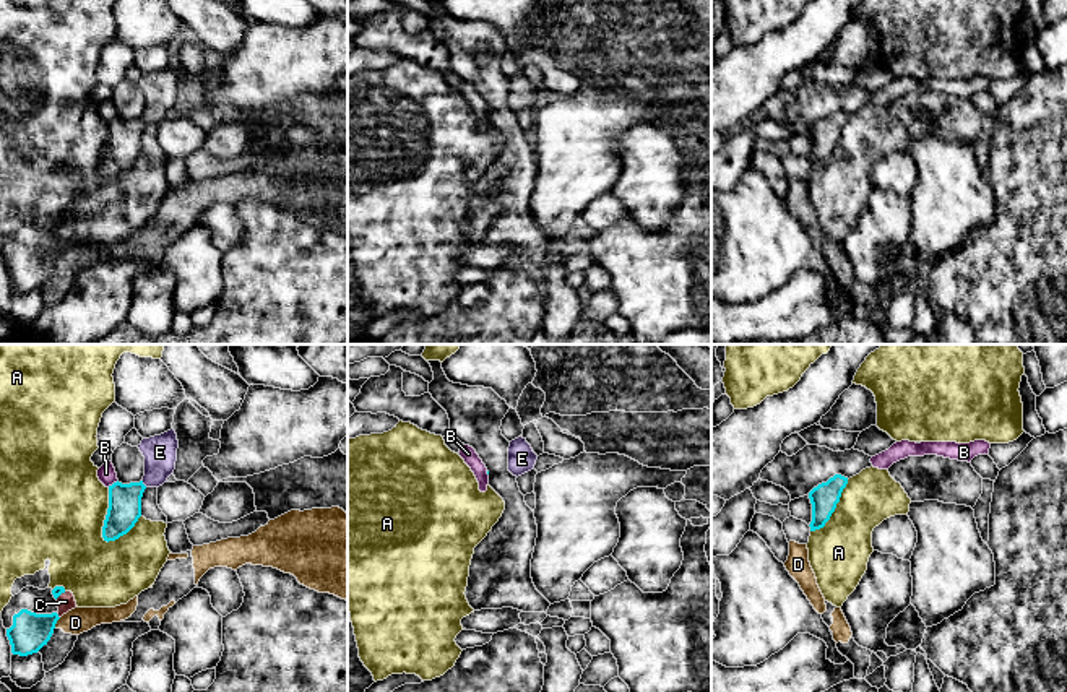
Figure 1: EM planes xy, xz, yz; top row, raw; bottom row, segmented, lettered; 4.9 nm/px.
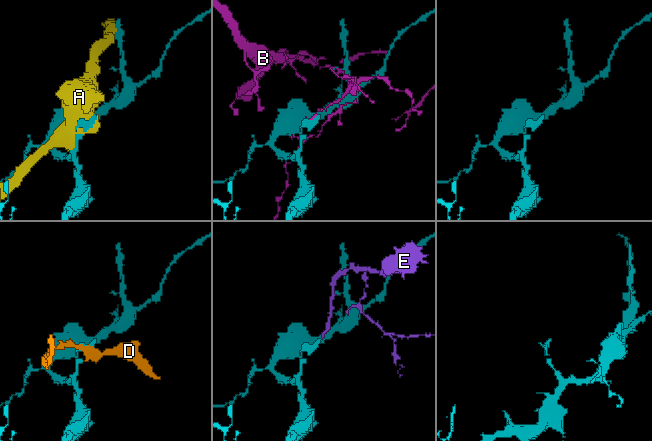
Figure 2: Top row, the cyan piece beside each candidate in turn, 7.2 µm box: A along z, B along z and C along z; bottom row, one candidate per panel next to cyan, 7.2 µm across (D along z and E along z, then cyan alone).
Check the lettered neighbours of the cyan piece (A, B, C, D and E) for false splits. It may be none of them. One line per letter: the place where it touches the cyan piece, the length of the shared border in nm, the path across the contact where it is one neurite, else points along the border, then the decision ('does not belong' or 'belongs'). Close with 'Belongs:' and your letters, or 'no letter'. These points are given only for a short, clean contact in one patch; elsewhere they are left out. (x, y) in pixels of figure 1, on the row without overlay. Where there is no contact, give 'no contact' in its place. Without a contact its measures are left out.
A: contact xy (106, 151); length 280 nm; does not belong
B: contact xy (114, 119); length 70 nm; does not belong
C: contact xy (57, 252); length 40 nm; border xy (56, 249), (59, 254); does not belong
D: contact xy (56, 259); length 70 nm; does not belong
E: contact xy (143, 121); length 40 nm; way xy (124, 147), (124, 140), (143, 121), (156, 108), (159, 88); belongs
Belongs: E

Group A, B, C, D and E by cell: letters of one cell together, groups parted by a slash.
A C / B / D / E

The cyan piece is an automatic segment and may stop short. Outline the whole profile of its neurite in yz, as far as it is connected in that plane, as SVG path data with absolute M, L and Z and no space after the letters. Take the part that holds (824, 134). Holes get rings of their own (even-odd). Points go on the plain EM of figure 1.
M835 110L827 119L819 120L809 128L812 140L810 167L820 166L830 156L840 138L841 128L848 120L848 114Z

